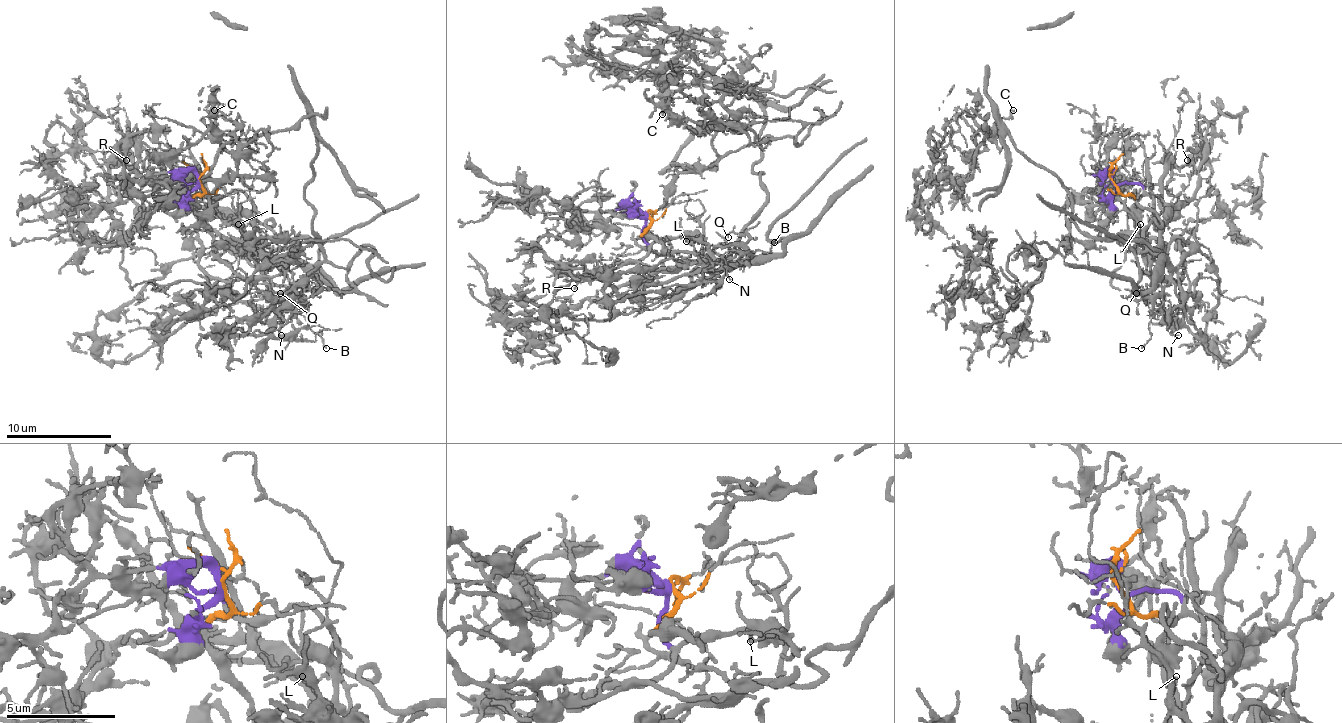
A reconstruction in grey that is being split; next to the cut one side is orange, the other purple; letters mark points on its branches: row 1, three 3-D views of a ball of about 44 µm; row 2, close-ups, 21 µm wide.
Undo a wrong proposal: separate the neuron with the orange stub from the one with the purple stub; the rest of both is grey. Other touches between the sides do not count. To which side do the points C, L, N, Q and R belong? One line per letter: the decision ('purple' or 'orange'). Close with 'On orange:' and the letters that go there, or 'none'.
C: purple
L: orange
N: orange
Q: orange
R: purple
On orange: L, N, Q

